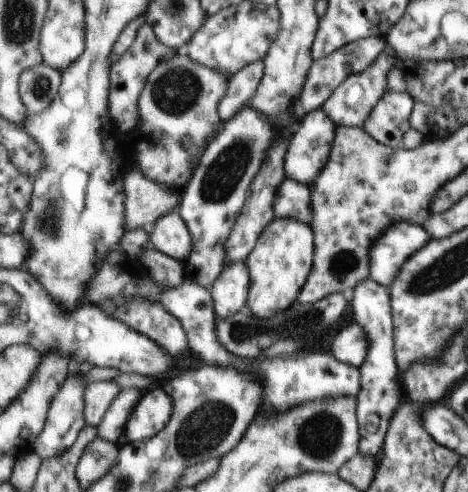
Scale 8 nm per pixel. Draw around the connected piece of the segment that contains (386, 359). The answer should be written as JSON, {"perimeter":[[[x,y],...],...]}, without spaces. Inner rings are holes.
{"perimeter":[[[369,277],[353,289],[348,296],[352,316],[362,328],[366,328],[370,338],[368,358],[360,367],[361,388],[357,395],[357,420],[360,422],[359,454],[378,458],[383,450],[383,442],[387,434],[388,422],[400,404],[400,386],[398,386],[398,368],[394,362],[392,348],[392,314],[390,291]]]}

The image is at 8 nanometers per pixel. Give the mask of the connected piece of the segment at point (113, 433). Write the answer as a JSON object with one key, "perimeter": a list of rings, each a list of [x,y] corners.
{"perimeter":[[[124,388],[113,400],[109,411],[105,413],[101,424],[95,429],[97,436],[107,442],[116,444],[120,434],[125,430],[126,422],[133,408],[141,400],[143,392],[135,388]]]}

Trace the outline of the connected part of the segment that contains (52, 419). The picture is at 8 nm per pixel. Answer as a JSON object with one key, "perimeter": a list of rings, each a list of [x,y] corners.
{"perimeter":[[[79,375],[76,377],[70,376],[61,387],[61,391],[57,393],[57,397],[52,401],[48,413],[48,422],[36,441],[31,445],[31,452],[35,453],[41,461],[69,451],[85,429],[84,394],[87,384]]]}

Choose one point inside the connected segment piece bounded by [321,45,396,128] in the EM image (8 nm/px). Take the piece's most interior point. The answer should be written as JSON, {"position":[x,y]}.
{"position":[351,105]}

